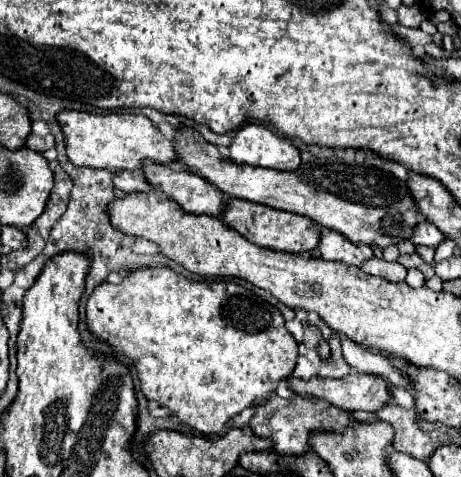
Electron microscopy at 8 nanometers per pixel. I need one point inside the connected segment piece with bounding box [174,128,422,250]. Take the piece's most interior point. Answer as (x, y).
(367, 205)

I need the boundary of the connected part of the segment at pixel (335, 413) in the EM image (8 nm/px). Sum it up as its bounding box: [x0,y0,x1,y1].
[250,396,358,456]

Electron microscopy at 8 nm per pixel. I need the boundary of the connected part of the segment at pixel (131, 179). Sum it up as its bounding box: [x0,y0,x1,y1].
[114,170,152,194]

